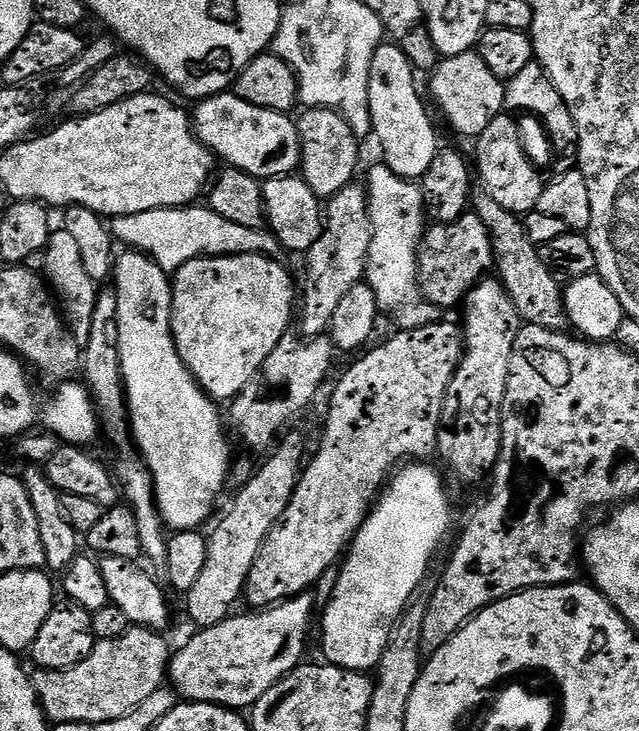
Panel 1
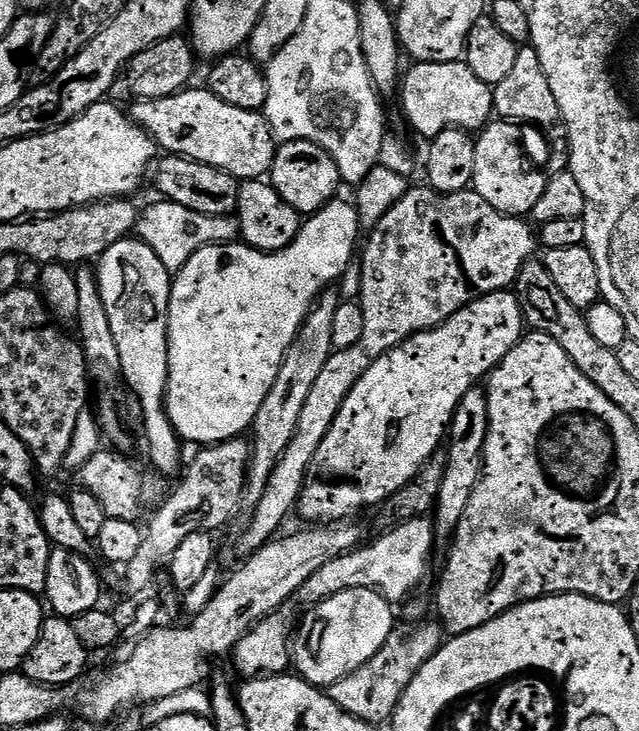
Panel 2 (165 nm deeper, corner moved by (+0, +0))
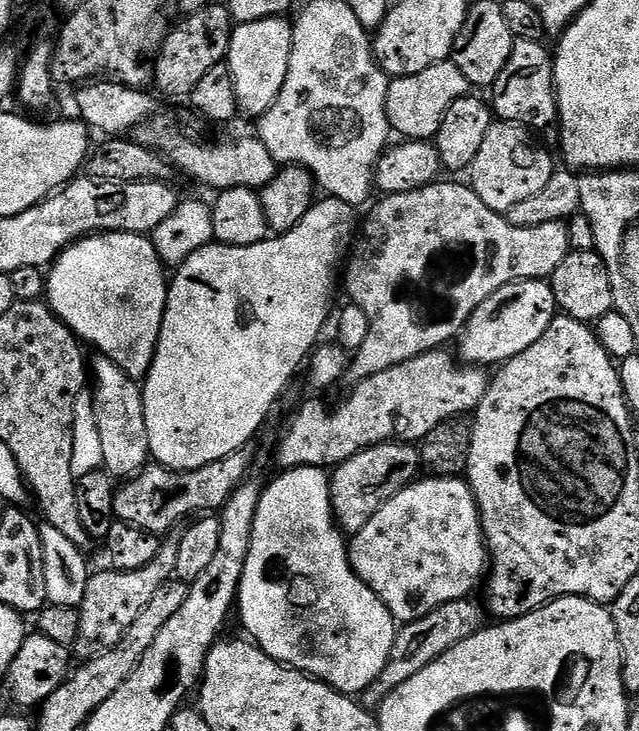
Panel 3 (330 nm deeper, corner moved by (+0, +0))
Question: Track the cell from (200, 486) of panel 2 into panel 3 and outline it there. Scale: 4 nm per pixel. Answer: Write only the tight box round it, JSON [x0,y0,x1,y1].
[74,534,179,661]

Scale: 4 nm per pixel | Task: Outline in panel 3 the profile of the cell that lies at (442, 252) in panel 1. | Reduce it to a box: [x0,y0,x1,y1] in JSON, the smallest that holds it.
[342,182,570,382]

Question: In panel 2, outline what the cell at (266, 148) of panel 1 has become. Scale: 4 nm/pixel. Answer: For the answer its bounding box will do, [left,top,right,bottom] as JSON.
[130,86,278,182]

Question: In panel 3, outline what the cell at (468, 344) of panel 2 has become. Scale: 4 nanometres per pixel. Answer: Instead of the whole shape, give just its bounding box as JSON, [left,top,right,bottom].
[458,280,558,366]

